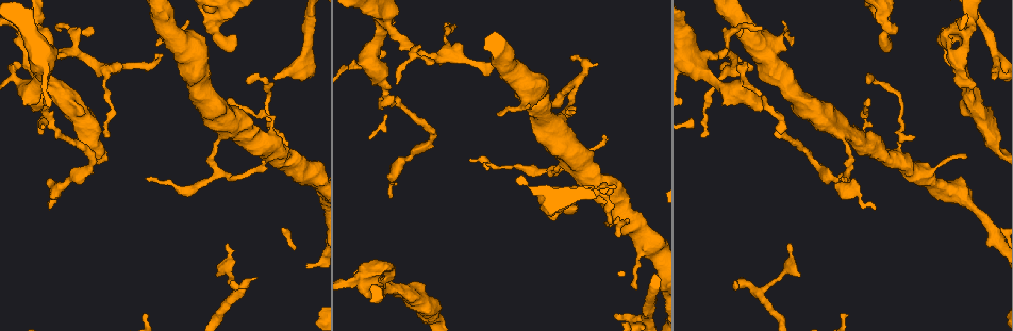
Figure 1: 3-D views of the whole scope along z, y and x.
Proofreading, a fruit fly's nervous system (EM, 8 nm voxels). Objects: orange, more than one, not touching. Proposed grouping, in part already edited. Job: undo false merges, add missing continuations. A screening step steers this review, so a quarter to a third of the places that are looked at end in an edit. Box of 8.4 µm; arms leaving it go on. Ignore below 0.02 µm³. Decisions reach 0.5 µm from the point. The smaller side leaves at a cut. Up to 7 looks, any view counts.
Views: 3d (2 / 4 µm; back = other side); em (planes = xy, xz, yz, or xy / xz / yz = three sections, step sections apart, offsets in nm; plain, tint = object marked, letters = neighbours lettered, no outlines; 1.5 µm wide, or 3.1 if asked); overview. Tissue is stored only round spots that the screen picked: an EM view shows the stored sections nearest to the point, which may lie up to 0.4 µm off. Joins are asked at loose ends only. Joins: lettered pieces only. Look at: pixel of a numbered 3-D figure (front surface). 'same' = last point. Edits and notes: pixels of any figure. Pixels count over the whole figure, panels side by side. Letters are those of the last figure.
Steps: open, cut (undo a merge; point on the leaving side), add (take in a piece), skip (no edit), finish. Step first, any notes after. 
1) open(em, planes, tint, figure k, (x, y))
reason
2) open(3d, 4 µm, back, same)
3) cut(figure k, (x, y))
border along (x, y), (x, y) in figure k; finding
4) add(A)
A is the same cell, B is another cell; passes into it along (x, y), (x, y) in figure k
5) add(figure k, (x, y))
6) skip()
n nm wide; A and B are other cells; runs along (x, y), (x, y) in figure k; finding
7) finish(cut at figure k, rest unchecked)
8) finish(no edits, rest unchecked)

open(3d, 2 µm, figure 1, (888, 28))
abrupt turn

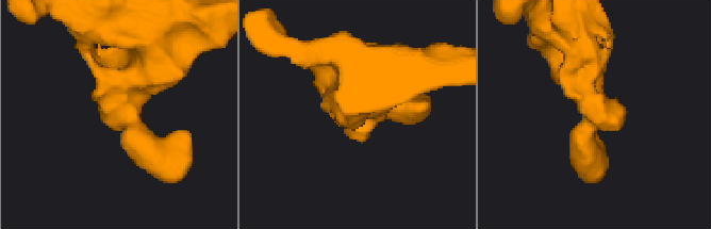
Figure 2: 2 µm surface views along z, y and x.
open(em, planes, letters, figure 2, (592, 118))

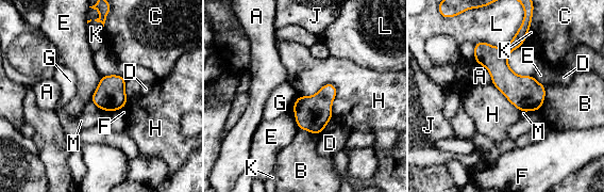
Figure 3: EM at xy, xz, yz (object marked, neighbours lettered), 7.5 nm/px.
skip()
A, B, C, D, E, F, G, H, J, K, L and M are other cells; border along (299, 96), (332, 83), (333, 115) in figure 3; continuous, no second neuron

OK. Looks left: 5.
open(3d, 2 µm, figure 1, (275, 79))
an open end

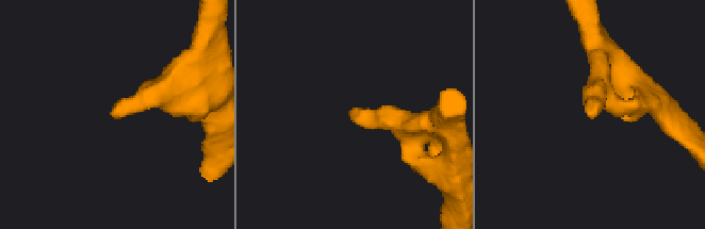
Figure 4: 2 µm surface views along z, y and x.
open(em, planes, letters, figure 4, (355, 112))

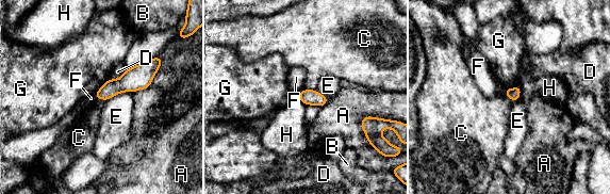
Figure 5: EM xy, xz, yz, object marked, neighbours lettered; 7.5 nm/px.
skip()
A, B, C, D, E, F, G and H are other cells; none of them fits

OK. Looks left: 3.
open(3d, 2 µm, back, figure 1, (54, 28))
free end

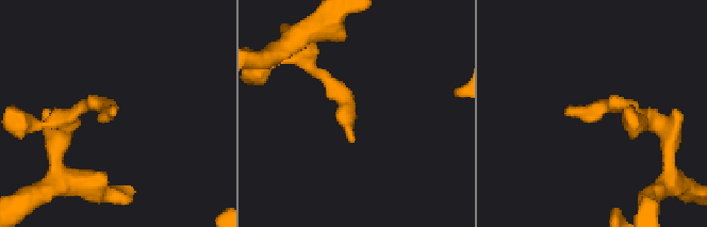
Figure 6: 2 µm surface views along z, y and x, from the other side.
open(em, planes, letters, figure 6, (110, 111))

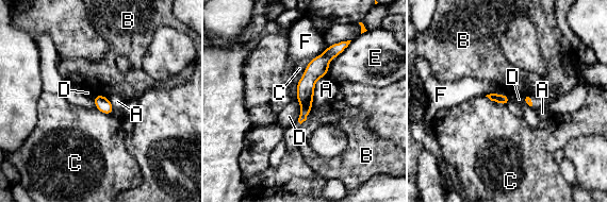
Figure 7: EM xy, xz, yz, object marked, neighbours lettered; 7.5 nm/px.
skip()
80 nm wide; A, B, C, D, E and F are other cells; none of them fits

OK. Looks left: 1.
finish(no edits, rest unchecked)

